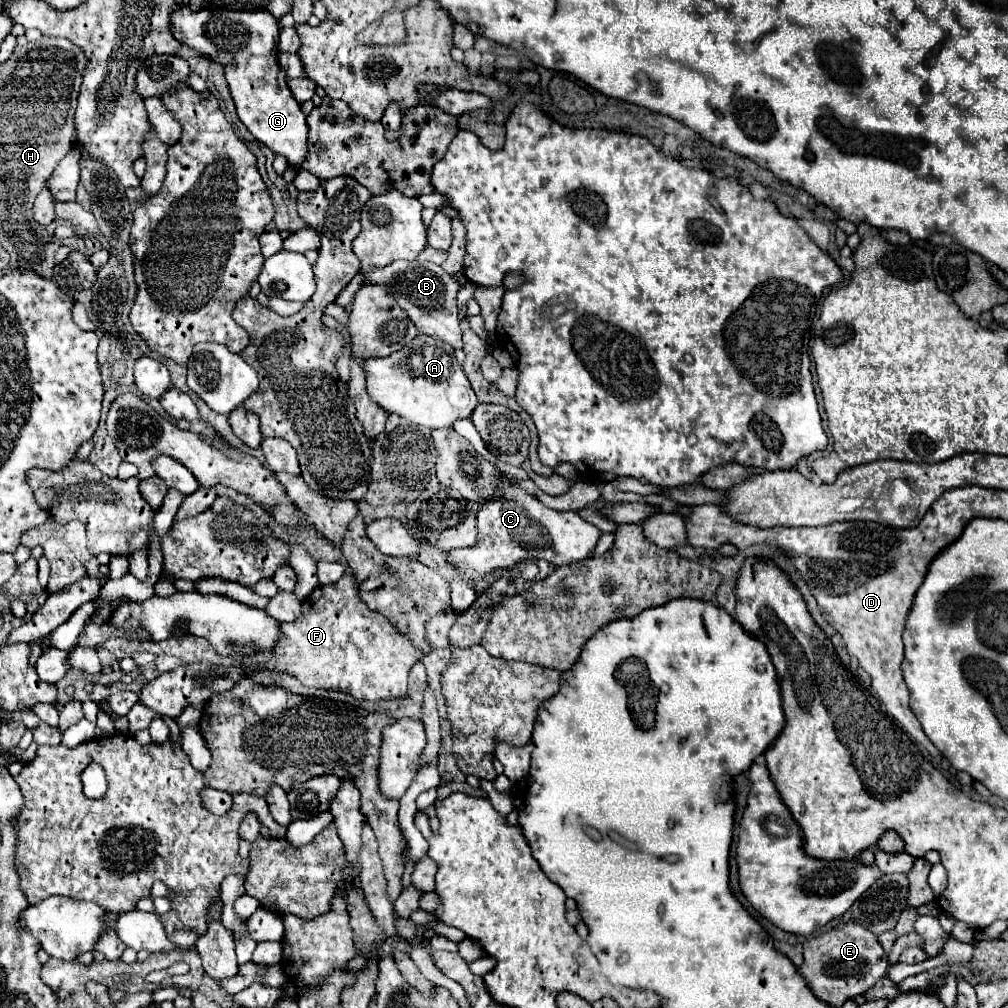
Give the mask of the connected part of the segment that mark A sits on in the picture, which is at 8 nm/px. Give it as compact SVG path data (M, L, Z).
M423 334L417 336L407 348L401 348L399 352L393 352L391 356L363 360L363 370L365 370L365 378L367 378L367 394L371 396L371 400L375 400L375 404L383 406L385 412L389 412L389 414L397 412L401 418L409 420L411 424L419 424L419 426L425 426L431 430L433 428L451 428L455 420L471 416L471 412L479 404L465 372L461 370L461 364L457 362L457 358L453 354L453 348L431 336L423 336Z

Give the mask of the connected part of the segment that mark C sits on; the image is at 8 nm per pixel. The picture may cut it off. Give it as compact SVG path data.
M507 484L507 488L503 488L503 492L505 492L503 498L491 500L491 502L483 504L483 508L479 510L477 544L469 546L469 548L459 548L459 550L447 552L447 560L465 574L465 580L457 578L449 584L451 586L451 604L459 612L465 612L471 606L471 602L475 600L475 592L473 592L471 584L477 578L485 576L487 572L495 570L497 566L515 566L523 560L537 560L537 558L545 558L555 566L575 564L575 562L591 558L593 548L597 546L597 542L601 538L599 528L595 528L593 524L589 524L575 512L555 512L555 510L539 504L539 500L535 500L535 496L529 496L515 484Z

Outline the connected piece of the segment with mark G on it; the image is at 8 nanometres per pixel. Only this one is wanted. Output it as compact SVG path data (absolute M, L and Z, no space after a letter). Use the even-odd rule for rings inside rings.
M179 6L177 12L171 16L173 24L173 34L181 44L187 44L189 48L201 52L203 56L223 64L225 70L225 80L229 84L229 92L233 96L237 116L239 120L247 126L247 130L265 146L269 146L275 154L281 154L287 158L287 162L295 168L301 166L301 162L307 156L307 124L305 124L305 114L301 112L297 100L291 96L291 90L287 84L279 86L279 62L275 54L277 46L277 36L279 36L279 24L269 12L235 12L235 10L201 10L201 12L191 12L189 6Z

